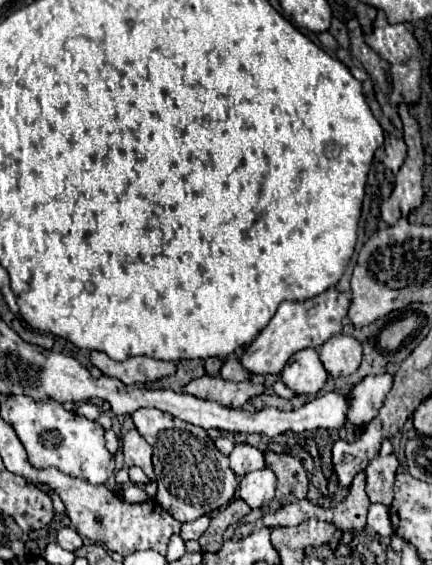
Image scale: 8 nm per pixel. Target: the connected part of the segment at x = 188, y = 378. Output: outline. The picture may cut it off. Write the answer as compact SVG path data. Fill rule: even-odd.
M182 360L178 362L178 370L174 376L166 376L156 382L156 388L172 388L176 392L182 392L182 388L192 382L194 378L204 376L204 362L202 360Z

